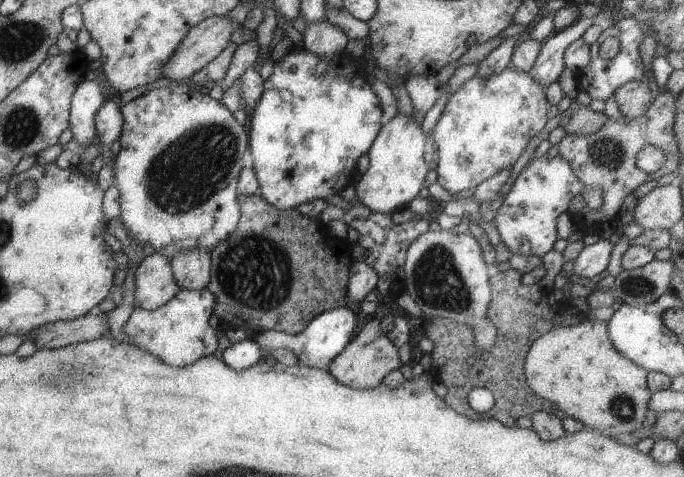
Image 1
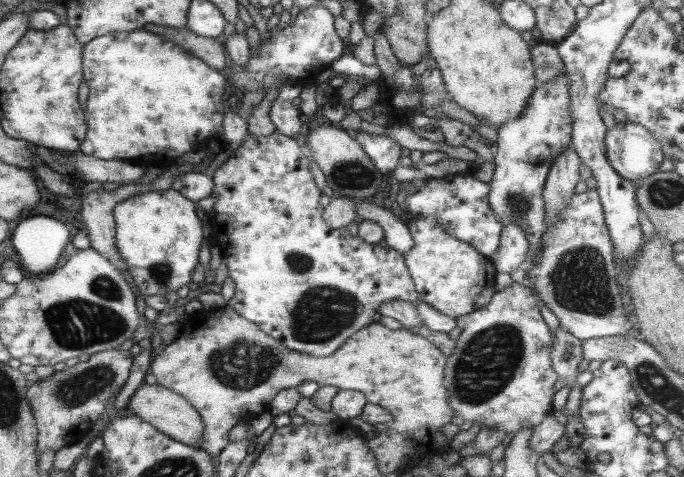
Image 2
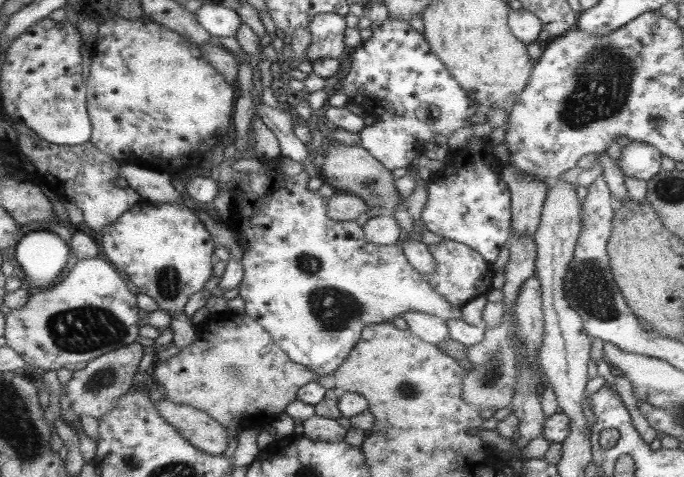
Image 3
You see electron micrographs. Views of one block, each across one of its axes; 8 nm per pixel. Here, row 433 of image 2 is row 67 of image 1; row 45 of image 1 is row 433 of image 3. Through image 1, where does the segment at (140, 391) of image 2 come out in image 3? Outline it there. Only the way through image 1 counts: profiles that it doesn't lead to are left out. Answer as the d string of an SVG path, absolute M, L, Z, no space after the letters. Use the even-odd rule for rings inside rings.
M161 398L154 402L159 417L165 419L175 431L205 454L222 456L227 448L225 429L202 411L186 405L177 405Z

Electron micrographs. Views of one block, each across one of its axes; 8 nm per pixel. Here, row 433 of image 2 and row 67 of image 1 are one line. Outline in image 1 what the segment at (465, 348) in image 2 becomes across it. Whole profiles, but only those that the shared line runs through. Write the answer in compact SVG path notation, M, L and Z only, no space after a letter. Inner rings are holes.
M510 65L489 78L473 75L469 80L465 80L447 99L431 135L431 150L434 153L432 167L436 172L437 184L449 194L459 194L463 190L476 187L495 172L511 168L521 156L521 152L527 148L529 140L547 122L545 112L549 106L549 102L545 100L545 89L541 88L528 72L521 72Z

